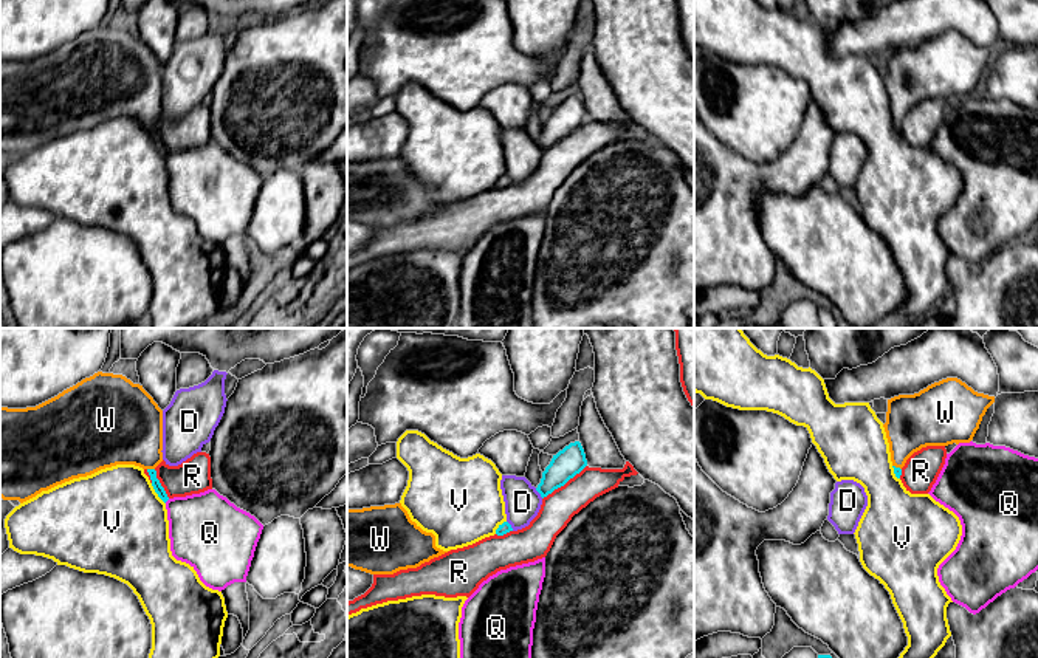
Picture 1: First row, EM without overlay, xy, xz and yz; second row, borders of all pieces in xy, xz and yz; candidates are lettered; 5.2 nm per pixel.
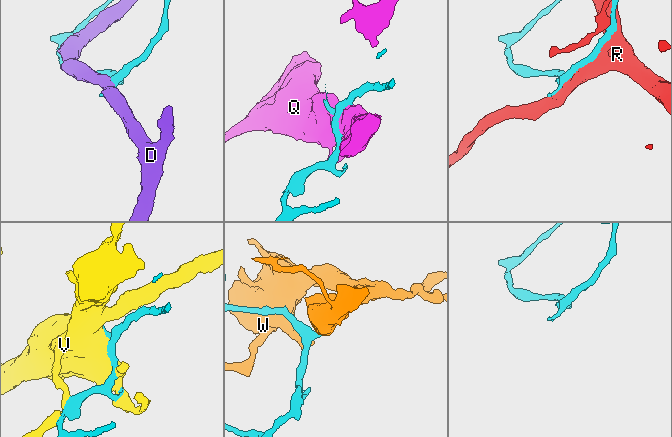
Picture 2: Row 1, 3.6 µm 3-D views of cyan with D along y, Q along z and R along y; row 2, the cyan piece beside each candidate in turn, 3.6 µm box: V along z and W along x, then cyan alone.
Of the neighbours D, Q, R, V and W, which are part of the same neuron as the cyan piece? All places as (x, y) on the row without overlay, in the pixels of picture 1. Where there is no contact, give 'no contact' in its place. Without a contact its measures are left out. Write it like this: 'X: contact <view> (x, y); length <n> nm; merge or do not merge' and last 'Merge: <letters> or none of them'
D: contact xz (538, 144); length 70 nm; do not merge
Q: contact xy (166, 154); length 40 nm; do not merge
R: contact xz (564, 137); length 300 nm; do not merge
V: contact xy (157, 146); length 130 nm; do not merge
W: contact xy (151, 123); length 40 nm; merge
Merge: W

